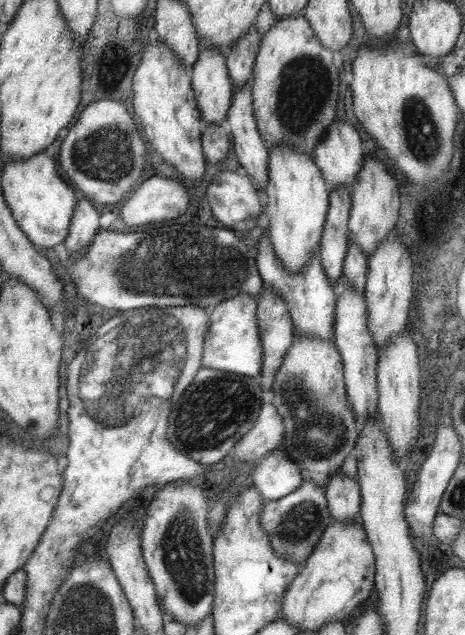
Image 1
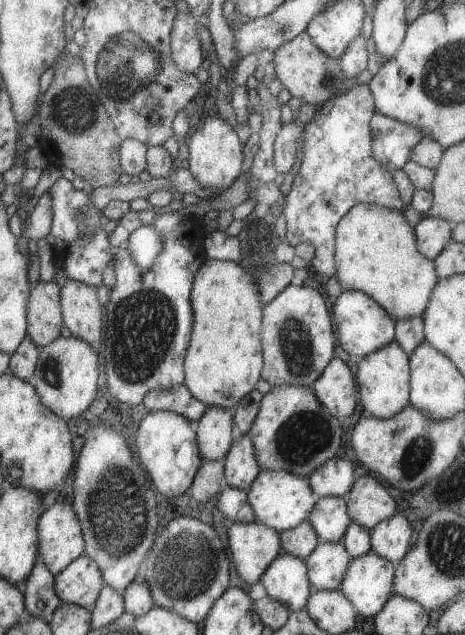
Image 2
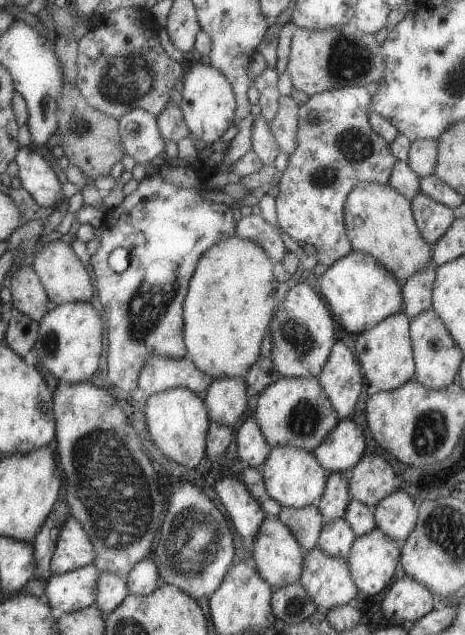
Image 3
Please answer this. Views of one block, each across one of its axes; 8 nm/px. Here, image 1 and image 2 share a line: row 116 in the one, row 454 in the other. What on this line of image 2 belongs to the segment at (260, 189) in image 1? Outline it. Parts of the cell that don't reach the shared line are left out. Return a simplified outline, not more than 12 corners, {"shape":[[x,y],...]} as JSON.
{"shape":[[234,434],[223,466],[228,486],[247,494],[260,472],[247,434]]}

